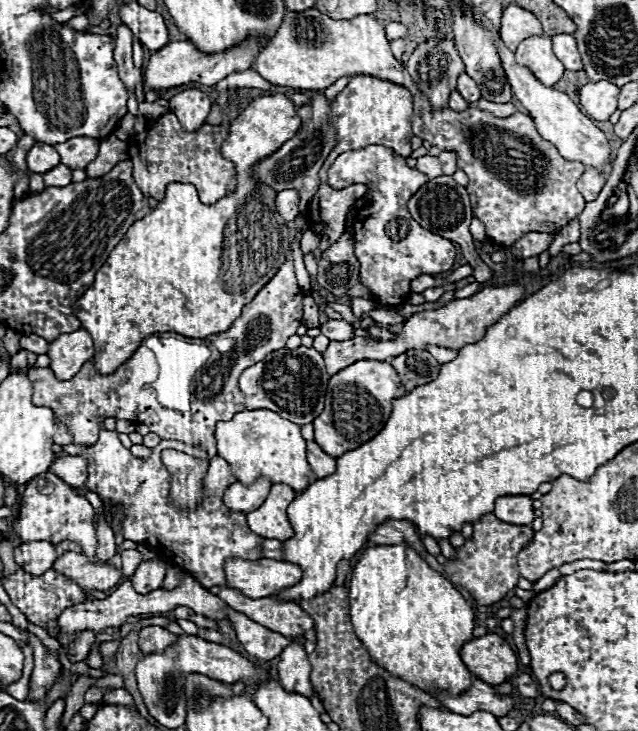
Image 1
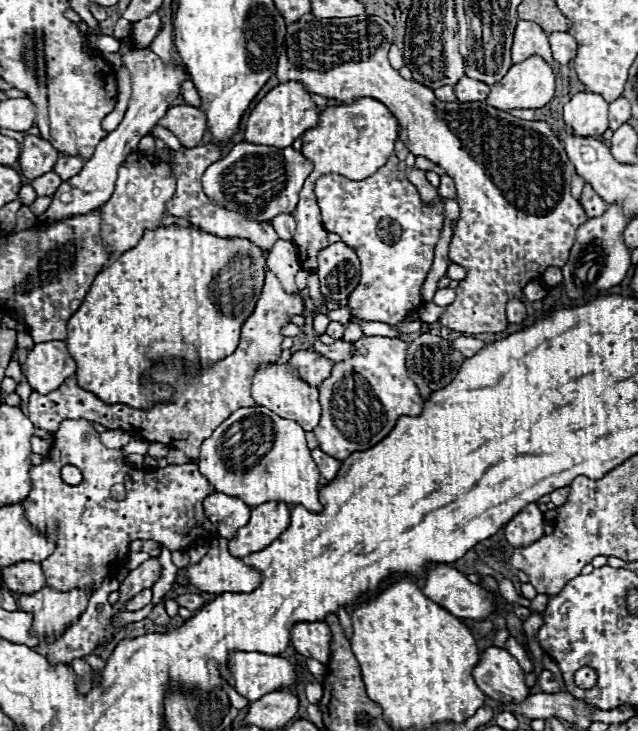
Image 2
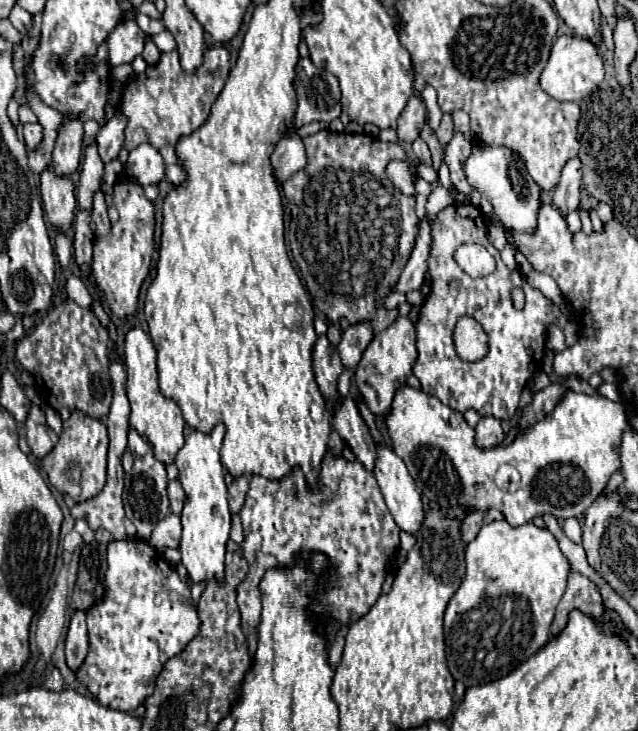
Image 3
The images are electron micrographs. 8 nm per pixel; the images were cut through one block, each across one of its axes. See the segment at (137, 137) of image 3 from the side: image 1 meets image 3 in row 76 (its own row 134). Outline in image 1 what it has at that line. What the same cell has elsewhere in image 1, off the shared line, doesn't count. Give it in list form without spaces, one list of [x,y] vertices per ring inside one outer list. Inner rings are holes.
[[[168,112],[156,118],[142,136],[134,136],[128,142],[128,156],[134,162],[134,180],[142,194],[162,200],[170,182],[190,182],[196,186],[198,196],[204,204],[218,202],[224,194],[236,188],[234,164],[220,156],[220,146],[228,136],[228,128],[204,124],[194,132],[182,128],[178,118]]]

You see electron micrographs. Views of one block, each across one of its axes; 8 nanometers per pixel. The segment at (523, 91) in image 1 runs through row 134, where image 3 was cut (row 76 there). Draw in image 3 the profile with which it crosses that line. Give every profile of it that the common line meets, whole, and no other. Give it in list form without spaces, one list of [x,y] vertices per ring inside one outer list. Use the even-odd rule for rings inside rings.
[[[560,36],[550,52],[548,64],[540,76],[542,88],[556,100],[576,100],[580,102],[592,90],[596,90],[604,80],[604,56],[592,40],[578,36]]]

